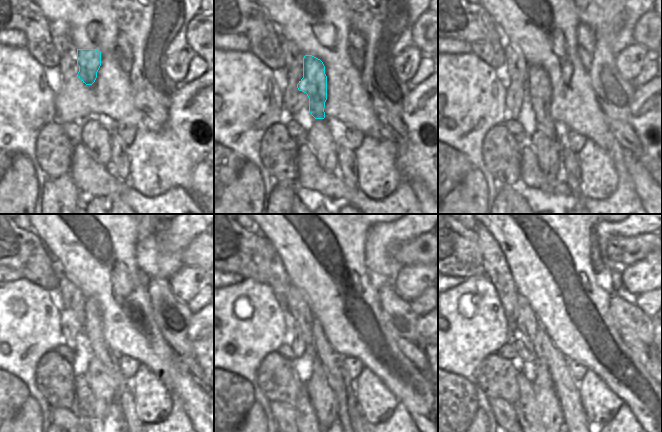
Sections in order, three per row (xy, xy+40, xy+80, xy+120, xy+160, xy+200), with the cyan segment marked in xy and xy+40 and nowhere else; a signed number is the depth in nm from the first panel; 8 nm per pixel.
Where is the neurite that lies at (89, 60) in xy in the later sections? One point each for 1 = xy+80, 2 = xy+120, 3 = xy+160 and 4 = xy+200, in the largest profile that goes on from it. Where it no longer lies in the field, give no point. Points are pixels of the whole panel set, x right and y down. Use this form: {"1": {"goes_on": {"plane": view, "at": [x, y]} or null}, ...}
{"1": {"goes_on": {"plane": "xy+80", "at": [538, 84]}}, "2": {"goes_on": {"plane": "xy+120", "at": [93, 329]}}, "3": {"goes_on": {"plane": "xy+160", "at": [343, 387]}}, "4": {"goes_on": {"plane": "xy+200", "at": [566, 389]}}}

